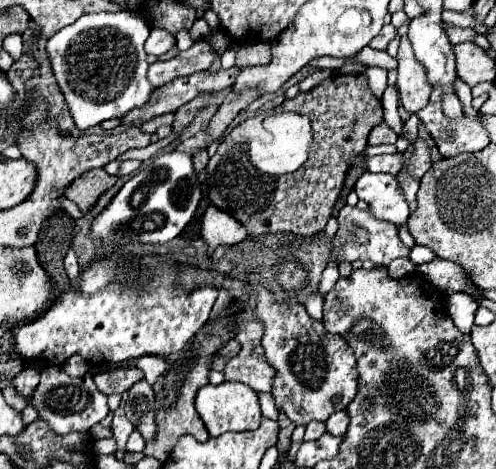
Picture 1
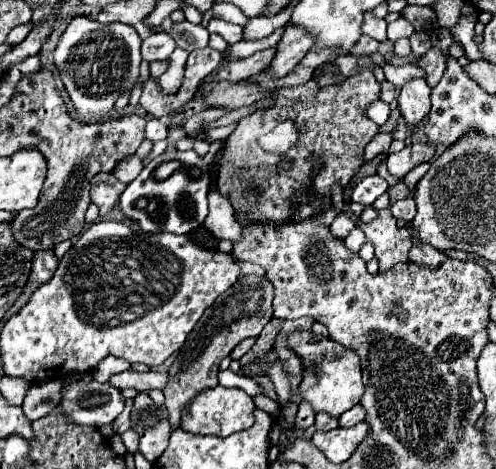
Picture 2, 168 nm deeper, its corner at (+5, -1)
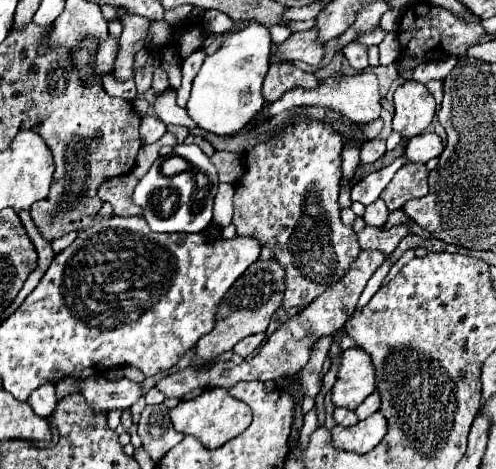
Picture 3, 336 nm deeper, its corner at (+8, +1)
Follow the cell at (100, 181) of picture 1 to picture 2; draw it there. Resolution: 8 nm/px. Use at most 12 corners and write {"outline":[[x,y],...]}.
{"outline":[[113,174],[91,180],[91,202],[105,218],[117,204],[127,184]]}

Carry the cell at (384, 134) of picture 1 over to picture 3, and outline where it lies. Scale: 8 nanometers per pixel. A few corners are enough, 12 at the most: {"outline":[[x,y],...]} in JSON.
{"outline":[[366,140],[360,164],[372,164],[386,152],[386,140]]}

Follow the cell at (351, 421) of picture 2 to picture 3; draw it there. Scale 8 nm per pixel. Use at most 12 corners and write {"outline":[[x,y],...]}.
{"outline":[[378,394],[368,396],[354,412],[358,420],[380,408]]}

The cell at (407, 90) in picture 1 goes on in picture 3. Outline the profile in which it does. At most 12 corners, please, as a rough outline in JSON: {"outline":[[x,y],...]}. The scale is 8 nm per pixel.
{"outline":[[408,80],[394,92],[392,128],[422,134],[436,102],[424,84]]}

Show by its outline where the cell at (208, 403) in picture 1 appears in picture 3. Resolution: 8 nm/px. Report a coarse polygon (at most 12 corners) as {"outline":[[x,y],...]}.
{"outline":[[228,388],[170,410],[176,432],[218,448],[248,428],[252,410]]}

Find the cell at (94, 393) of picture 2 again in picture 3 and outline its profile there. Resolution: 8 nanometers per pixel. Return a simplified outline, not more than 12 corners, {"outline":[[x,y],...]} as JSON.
{"outline":[[132,380],[82,382],[92,412],[128,410],[140,396]]}

